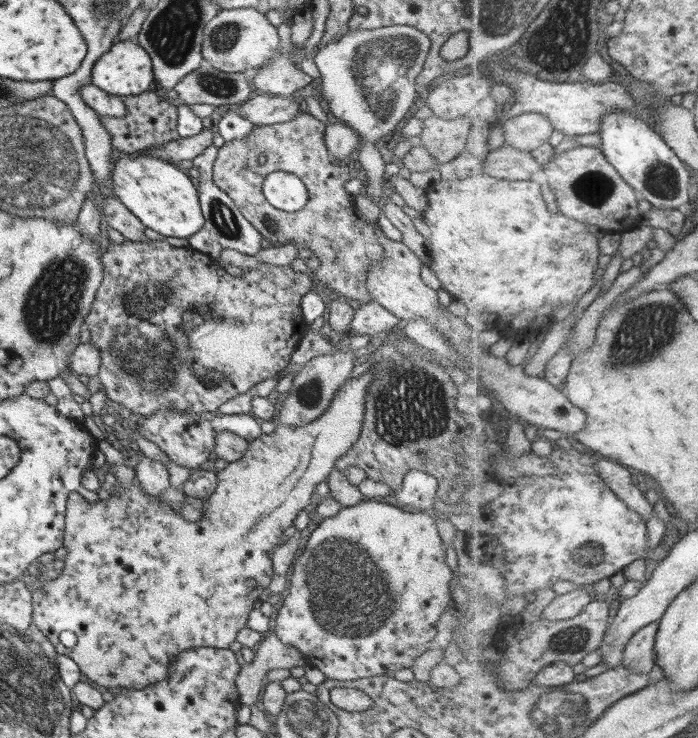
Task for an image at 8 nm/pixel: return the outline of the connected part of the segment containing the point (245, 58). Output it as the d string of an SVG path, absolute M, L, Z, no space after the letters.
M232 8L221 9L211 20L207 21L202 28L201 58L209 63L214 70L223 73L251 73L259 71L263 64L267 63L277 49L278 38L276 28L273 27L262 12L257 12L255 8Z

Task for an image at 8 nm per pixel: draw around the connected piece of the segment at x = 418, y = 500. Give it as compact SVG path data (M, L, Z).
M411 469L406 472L399 490L393 493L393 497L397 499L397 504L431 511L438 488L433 476Z

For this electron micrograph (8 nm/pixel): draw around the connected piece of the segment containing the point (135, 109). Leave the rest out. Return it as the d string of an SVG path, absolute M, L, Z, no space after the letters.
M144 91L137 95L122 98L125 115L121 117L97 116L103 130L110 134L112 148L123 154L141 152L162 145L163 143L179 138L176 128L177 110L164 98L156 96L153 92Z

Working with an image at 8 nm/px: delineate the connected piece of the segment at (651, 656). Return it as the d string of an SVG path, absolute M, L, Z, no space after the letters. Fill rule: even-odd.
M659 621L642 628L626 644L622 665L637 674L648 675L657 660L657 636Z

